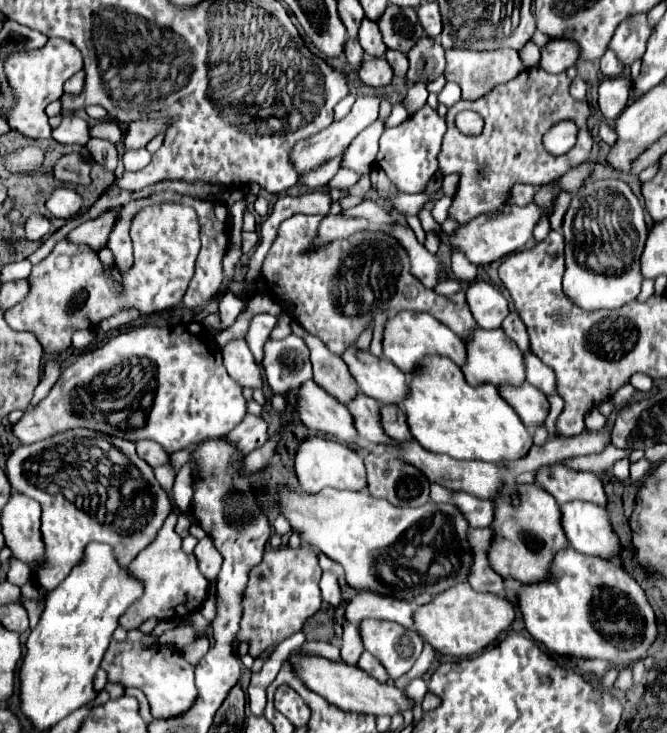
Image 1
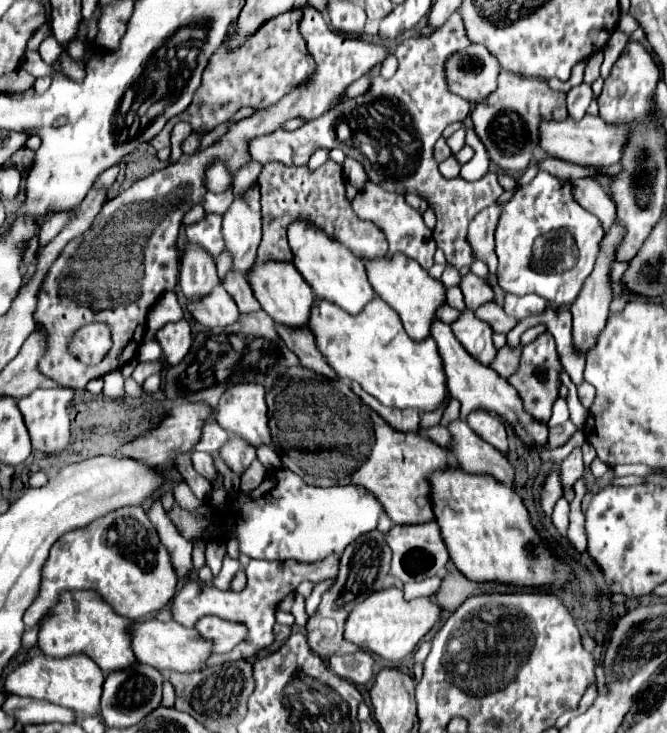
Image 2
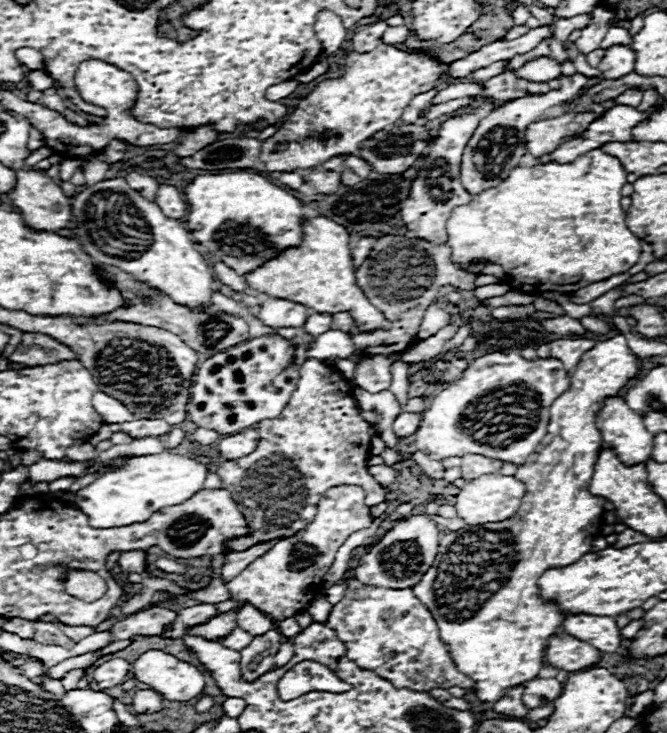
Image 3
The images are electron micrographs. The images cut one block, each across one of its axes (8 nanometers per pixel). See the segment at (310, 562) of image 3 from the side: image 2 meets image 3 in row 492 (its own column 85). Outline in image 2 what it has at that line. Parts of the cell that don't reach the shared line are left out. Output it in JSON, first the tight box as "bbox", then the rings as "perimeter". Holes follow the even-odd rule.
{"bbox":[68,324,112,364],"perimeter":[[[88,324],[76,330],[68,352],[84,364],[98,364],[112,348],[112,336],[104,324]]]}

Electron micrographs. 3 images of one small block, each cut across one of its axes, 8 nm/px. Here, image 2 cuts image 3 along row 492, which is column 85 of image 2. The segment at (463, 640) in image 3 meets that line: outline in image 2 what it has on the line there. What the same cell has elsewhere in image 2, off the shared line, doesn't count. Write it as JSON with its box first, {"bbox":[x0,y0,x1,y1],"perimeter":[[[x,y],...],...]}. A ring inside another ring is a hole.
{"bbox":[24,506,178,628],"perimeter":[[[124,506],[104,518],[96,518],[96,522],[90,522],[80,530],[70,530],[60,542],[56,542],[56,546],[52,546],[42,570],[40,596],[26,610],[24,624],[28,628],[36,626],[38,620],[58,602],[58,596],[64,590],[94,590],[122,616],[130,620],[150,618],[172,600],[176,594],[176,582],[178,576],[170,554],[160,542],[152,522],[146,518],[144,508]]]}

